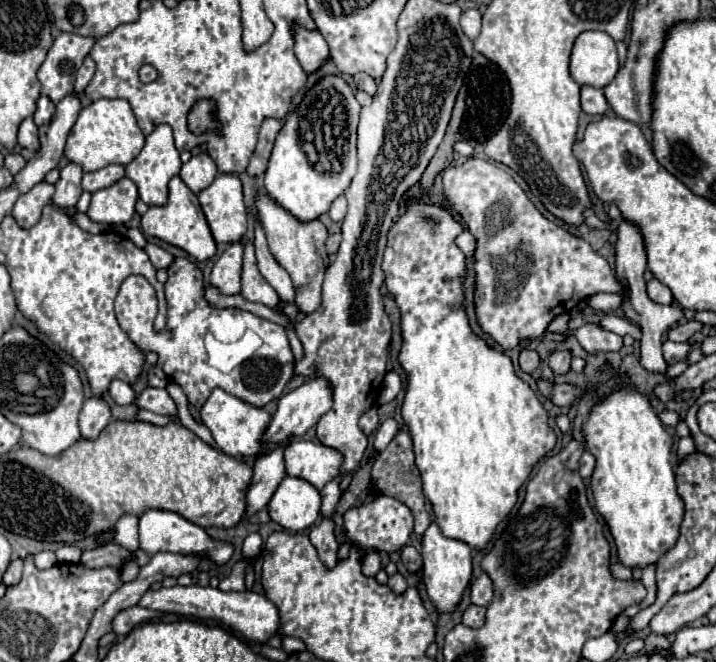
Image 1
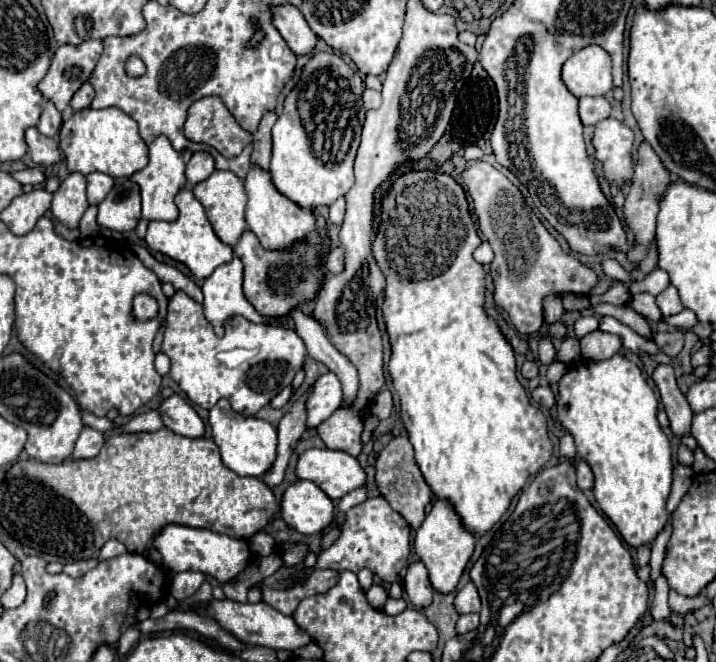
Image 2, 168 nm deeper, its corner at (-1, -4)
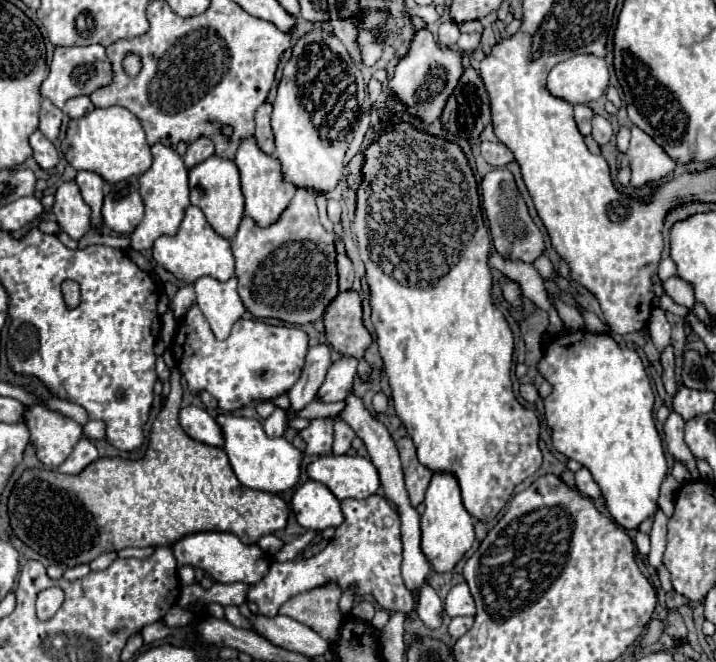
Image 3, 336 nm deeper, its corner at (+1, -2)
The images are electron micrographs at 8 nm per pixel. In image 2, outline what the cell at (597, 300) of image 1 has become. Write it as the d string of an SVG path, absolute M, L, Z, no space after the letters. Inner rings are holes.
M645 292L633 294L633 296L631 296L631 302L627 302L627 306L631 306L635 312L639 312L641 316L645 316L645 318L649 318L649 320L659 322L659 320L663 318L663 314L661 314L661 310L657 308L655 298L653 298L651 294L645 294Z

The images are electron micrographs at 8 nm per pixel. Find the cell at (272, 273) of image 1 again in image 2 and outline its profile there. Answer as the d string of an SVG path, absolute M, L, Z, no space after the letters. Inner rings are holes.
M293 308L289 316L295 322L295 332L303 338L307 346L307 354L319 362L323 362L343 384L343 404L351 404L357 394L357 370L355 366L329 342L325 330L315 318L307 318L301 308Z

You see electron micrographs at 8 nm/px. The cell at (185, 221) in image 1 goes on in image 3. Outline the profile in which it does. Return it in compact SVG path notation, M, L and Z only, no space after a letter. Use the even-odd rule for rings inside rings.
M189 206L185 212L185 218L181 222L181 228L175 236L161 236L153 244L153 260L163 266L167 272L171 272L177 280L183 284L193 284L201 276L211 276L219 282L225 282L233 276L235 262L229 240L219 236L209 222L205 220L205 214L197 206Z

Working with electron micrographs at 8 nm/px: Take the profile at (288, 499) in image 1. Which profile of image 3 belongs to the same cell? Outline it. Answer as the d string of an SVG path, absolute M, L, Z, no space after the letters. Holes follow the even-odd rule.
M315 480L305 482L291 500L297 522L309 530L325 530L329 526L337 528L345 518L339 500L331 490Z

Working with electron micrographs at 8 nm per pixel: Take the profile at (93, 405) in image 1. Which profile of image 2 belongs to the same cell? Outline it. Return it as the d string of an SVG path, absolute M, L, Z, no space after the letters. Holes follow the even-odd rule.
M83 426L79 440L75 444L75 450L73 450L73 458L93 458L95 454L99 454L103 444L105 444L103 432L99 432L91 426Z

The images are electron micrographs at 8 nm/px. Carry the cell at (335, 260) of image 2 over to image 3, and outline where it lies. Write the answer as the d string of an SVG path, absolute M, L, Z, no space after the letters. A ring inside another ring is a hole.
M343 250L337 254L337 270L339 270L339 288L345 292L353 284L353 264Z

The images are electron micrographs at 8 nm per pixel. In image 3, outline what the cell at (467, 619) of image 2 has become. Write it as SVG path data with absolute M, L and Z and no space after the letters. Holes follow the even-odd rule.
M465 616L465 618L451 618L451 622L449 622L449 634L451 634L453 642L459 640L471 626L473 626L473 618L471 618L471 616Z

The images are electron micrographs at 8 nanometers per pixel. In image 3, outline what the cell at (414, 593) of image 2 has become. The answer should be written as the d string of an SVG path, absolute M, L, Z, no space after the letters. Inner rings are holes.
M425 584L425 588L421 588L421 596L417 596L417 614L427 628L433 630L441 626L443 604L429 584Z

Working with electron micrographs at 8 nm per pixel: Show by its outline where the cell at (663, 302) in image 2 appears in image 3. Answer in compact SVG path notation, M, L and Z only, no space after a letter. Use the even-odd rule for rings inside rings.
M671 276L663 282L663 288L665 292L681 306L687 306L687 308L693 308L695 304L695 296L693 296L693 286L689 282L685 282L683 278L679 276Z

